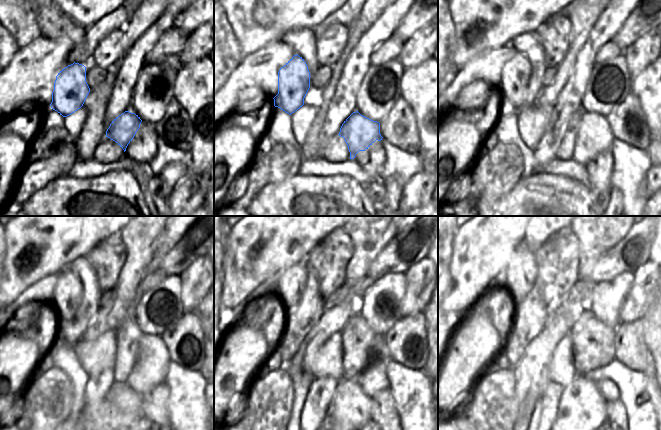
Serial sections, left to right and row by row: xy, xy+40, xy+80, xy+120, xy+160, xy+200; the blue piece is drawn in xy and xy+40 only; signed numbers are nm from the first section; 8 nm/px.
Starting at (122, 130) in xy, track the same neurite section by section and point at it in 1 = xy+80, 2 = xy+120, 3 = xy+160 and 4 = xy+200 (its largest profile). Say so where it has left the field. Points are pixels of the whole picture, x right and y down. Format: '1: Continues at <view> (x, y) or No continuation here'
1: Continues at xy+80 (594, 136)
2: Continues at xy+120 (149, 371)
3: Continues at xy+160 (374, 377)
4: Continues at xy+200 (601, 383)

